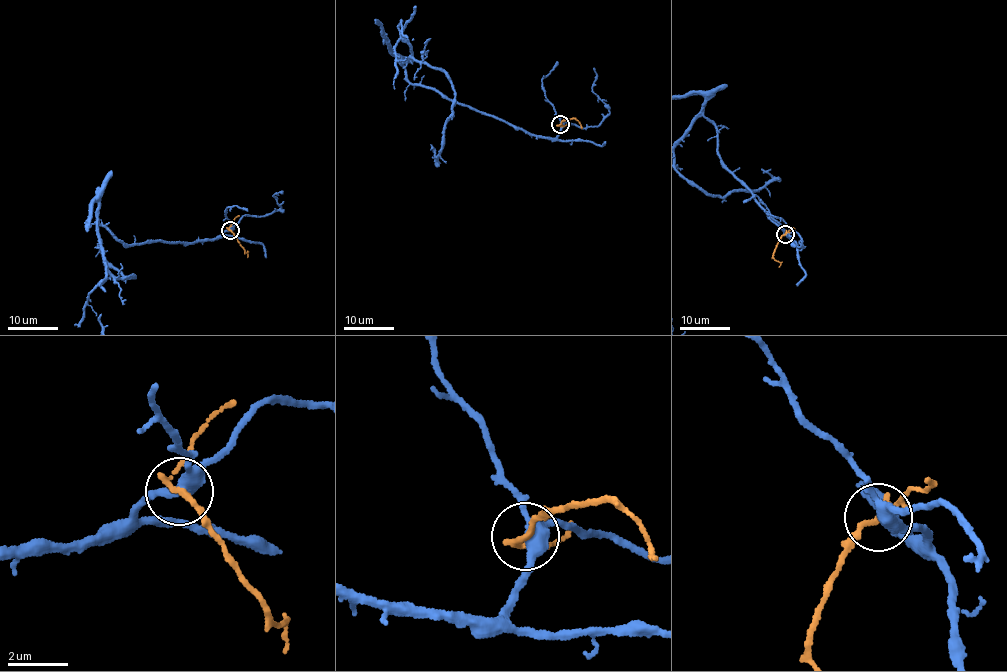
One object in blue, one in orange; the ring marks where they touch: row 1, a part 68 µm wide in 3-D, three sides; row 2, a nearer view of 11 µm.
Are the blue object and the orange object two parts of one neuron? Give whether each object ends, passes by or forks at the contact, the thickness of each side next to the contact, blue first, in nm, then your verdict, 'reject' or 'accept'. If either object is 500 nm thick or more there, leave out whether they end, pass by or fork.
blue forks | orange passes by | 360/180 nm | reject

